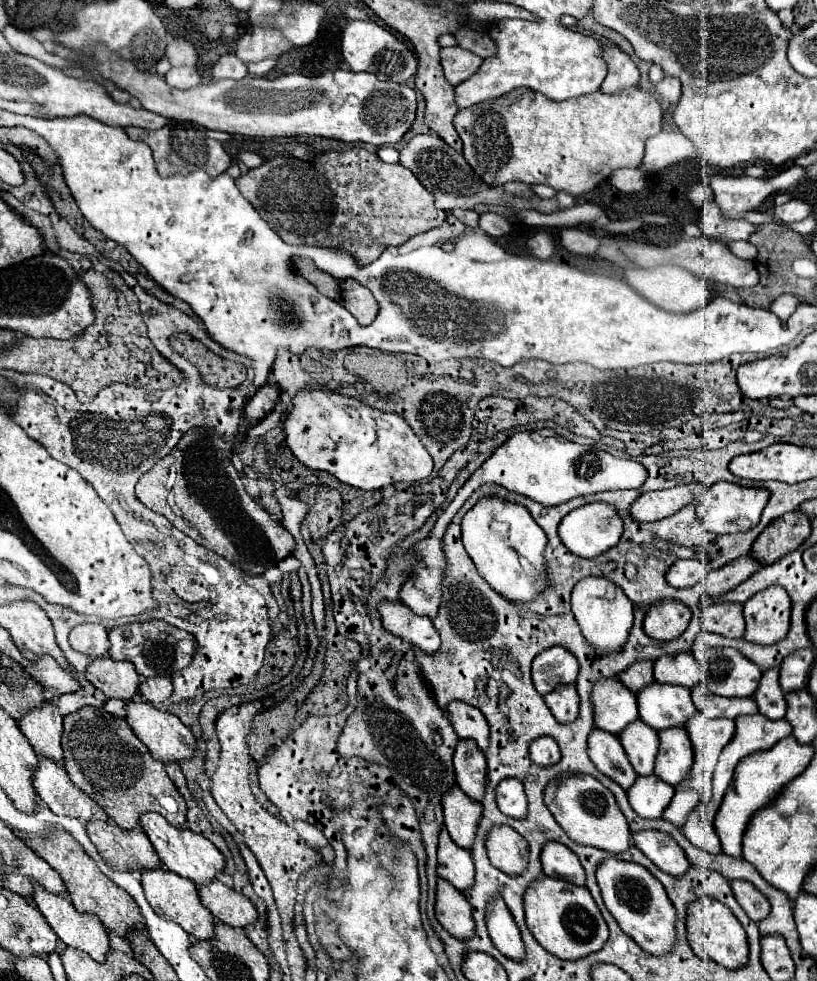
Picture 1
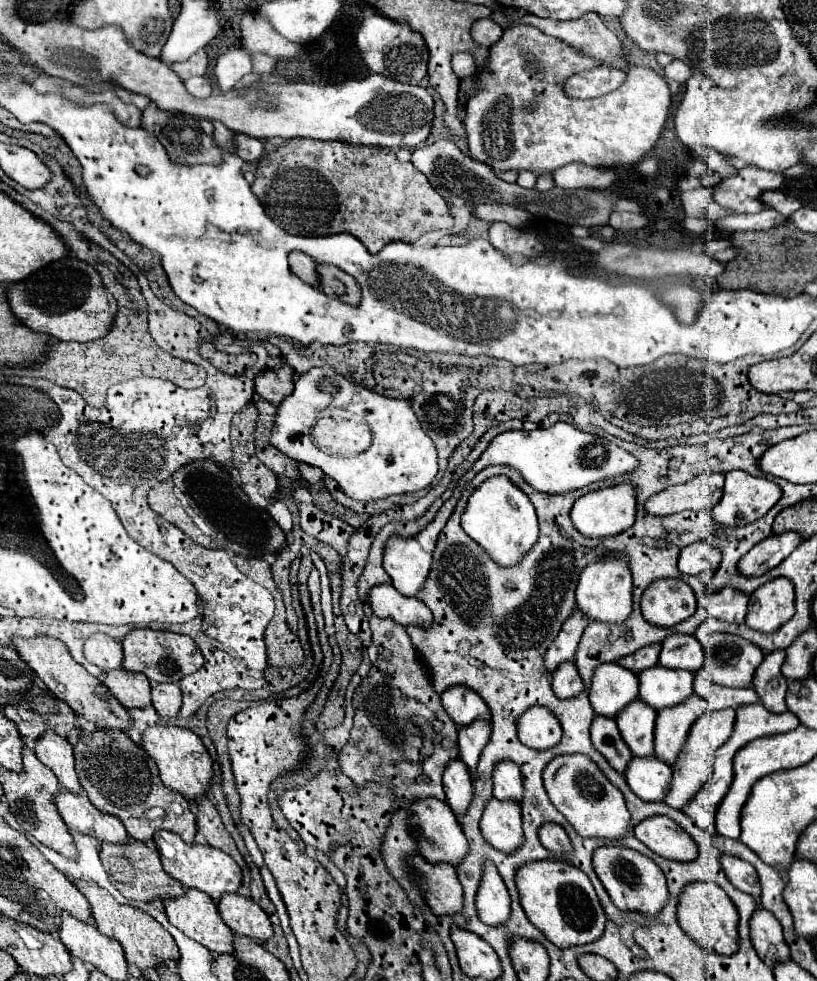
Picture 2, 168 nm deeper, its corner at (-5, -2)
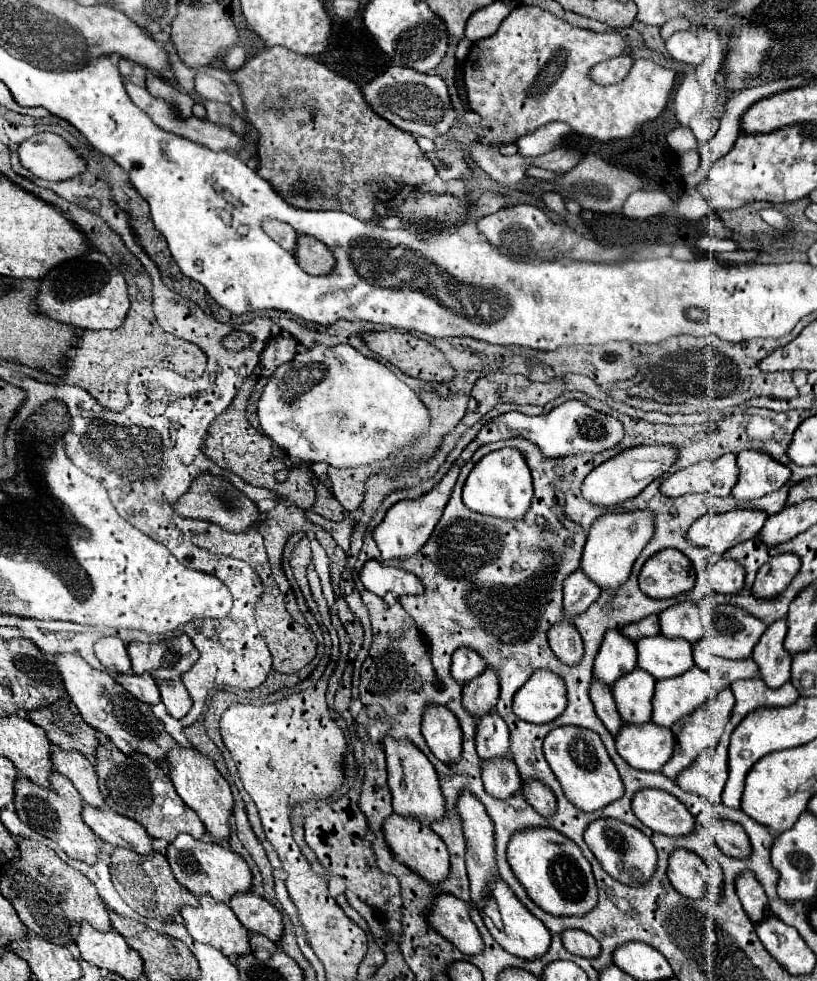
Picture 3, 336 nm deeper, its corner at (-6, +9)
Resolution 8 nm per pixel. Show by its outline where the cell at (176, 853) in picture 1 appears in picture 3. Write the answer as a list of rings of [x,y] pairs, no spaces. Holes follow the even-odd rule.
[[[177,835],[173,843],[167,847],[167,861],[175,879],[189,889],[193,895],[211,895],[217,903],[229,903],[229,899],[237,893],[247,893],[251,889],[251,869],[249,865],[231,849],[217,843],[203,843],[193,839],[191,835]]]

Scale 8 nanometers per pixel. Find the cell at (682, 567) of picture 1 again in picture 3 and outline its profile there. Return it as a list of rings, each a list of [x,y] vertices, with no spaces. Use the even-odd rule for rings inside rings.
[[[733,509],[719,515],[707,513],[691,525],[687,539],[693,545],[711,549],[713,555],[723,555],[737,543],[757,537],[765,521],[767,513],[755,509]]]

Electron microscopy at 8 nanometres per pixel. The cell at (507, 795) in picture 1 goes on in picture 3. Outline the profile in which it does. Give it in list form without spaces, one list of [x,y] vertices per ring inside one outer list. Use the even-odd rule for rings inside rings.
[[[489,711],[477,719],[475,745],[481,759],[509,757],[509,729],[497,711]]]

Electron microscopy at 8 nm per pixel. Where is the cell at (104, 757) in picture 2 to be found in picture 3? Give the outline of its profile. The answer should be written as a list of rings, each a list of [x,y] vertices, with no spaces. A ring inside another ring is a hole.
[[[103,741],[97,749],[97,767],[95,769],[99,775],[99,787],[101,787],[101,793],[107,801],[107,805],[115,813],[141,823],[151,837],[165,839],[167,843],[171,843],[179,833],[189,833],[195,839],[203,837],[205,827],[203,827],[201,819],[195,815],[195,811],[191,811],[179,799],[167,773],[161,767],[157,767],[157,763],[151,761],[149,757],[145,757],[141,753],[127,757],[111,741]],[[165,799],[167,799],[167,809],[163,807]]]

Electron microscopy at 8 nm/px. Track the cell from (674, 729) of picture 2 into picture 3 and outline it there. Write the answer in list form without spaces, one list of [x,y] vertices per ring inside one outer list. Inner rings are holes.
[[[691,667],[687,675],[679,679],[661,679],[655,683],[653,695],[653,723],[671,727],[677,719],[693,713],[707,701],[711,691],[711,679],[707,671]]]

